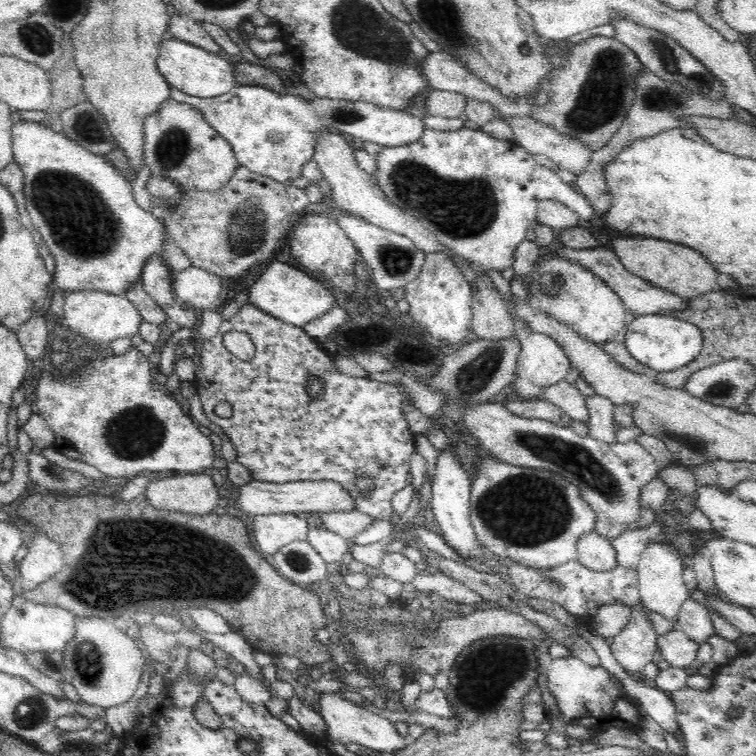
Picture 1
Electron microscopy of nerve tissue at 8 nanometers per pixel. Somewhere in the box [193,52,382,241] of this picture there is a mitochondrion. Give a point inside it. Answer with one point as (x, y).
(345, 114)

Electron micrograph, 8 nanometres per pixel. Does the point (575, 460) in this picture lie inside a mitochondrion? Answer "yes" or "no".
yes

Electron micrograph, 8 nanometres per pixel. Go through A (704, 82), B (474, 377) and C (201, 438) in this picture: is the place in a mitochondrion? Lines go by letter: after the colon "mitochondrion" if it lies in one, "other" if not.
A: mitochondrion
B: mitochondrion
C: other

